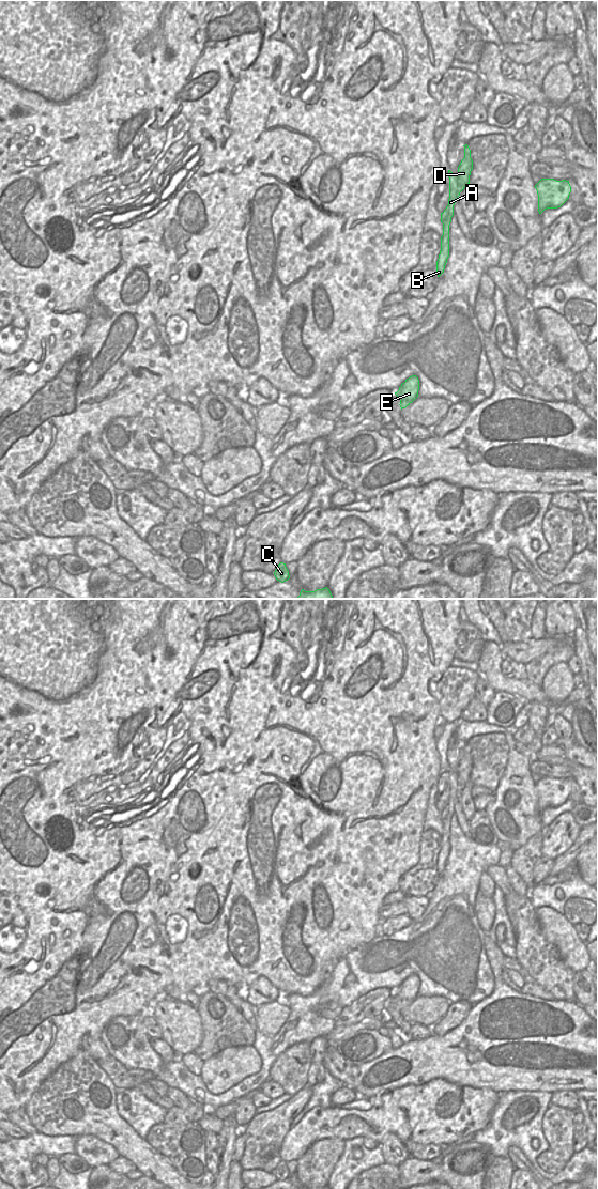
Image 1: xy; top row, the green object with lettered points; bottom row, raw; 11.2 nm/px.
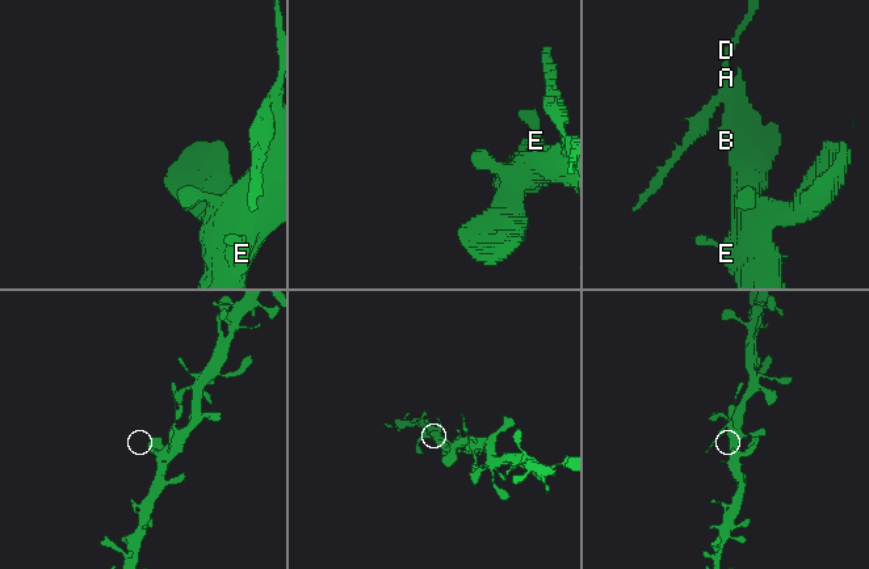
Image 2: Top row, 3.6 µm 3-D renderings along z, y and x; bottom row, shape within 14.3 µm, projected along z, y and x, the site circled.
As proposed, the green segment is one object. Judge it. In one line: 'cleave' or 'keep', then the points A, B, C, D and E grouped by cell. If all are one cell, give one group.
cleave; groups A / B C D E

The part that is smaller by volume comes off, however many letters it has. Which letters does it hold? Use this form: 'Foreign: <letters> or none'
Foreign: A

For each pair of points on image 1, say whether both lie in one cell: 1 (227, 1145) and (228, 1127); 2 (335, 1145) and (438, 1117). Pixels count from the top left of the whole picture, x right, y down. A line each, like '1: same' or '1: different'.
1: same
2: different

